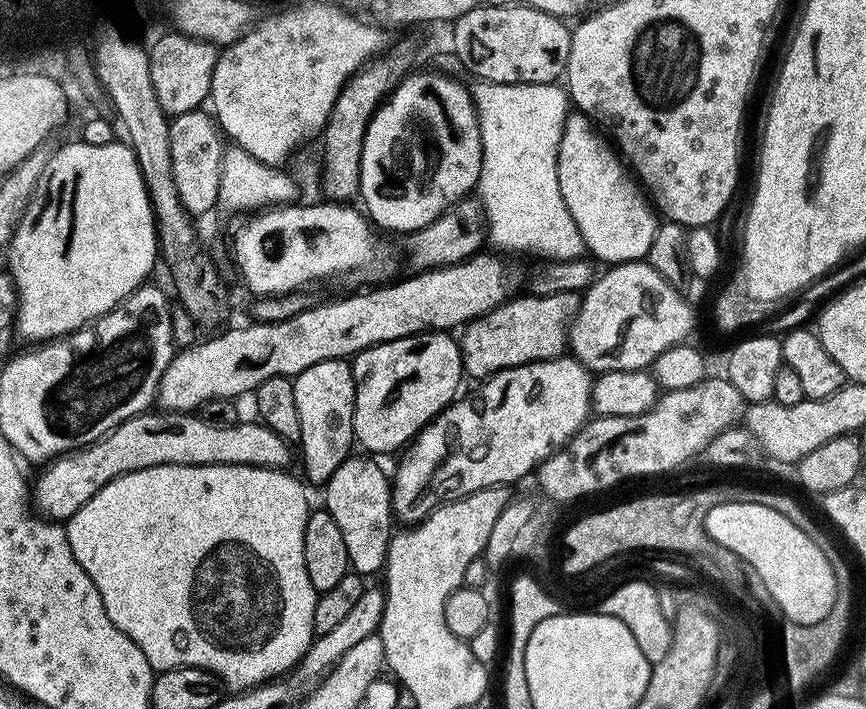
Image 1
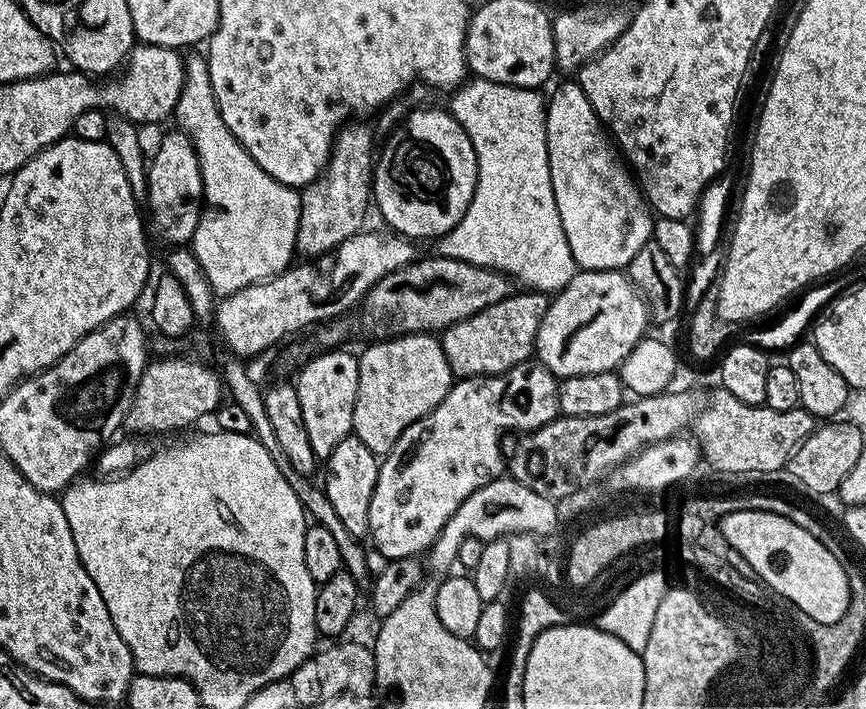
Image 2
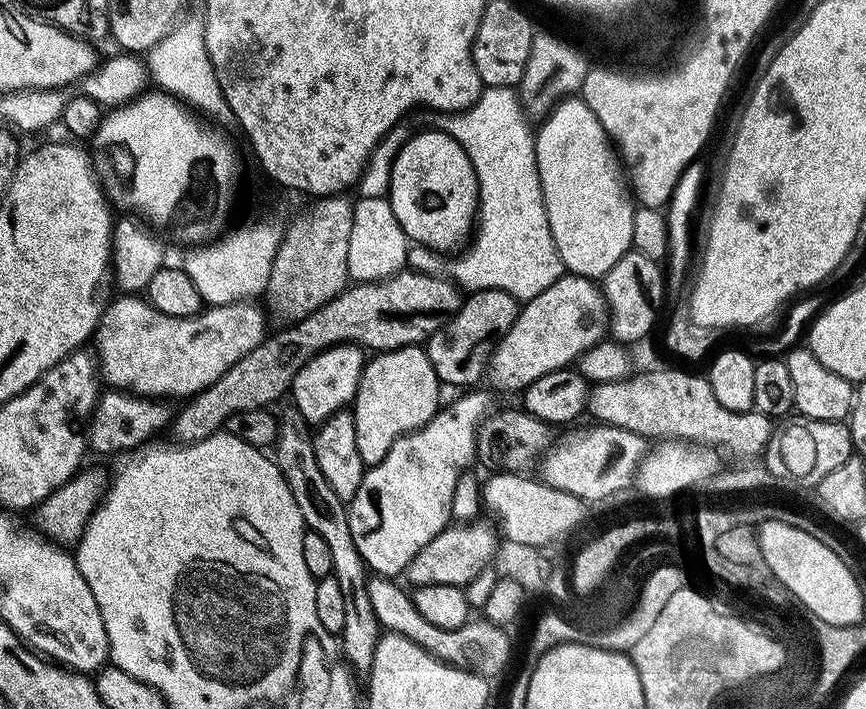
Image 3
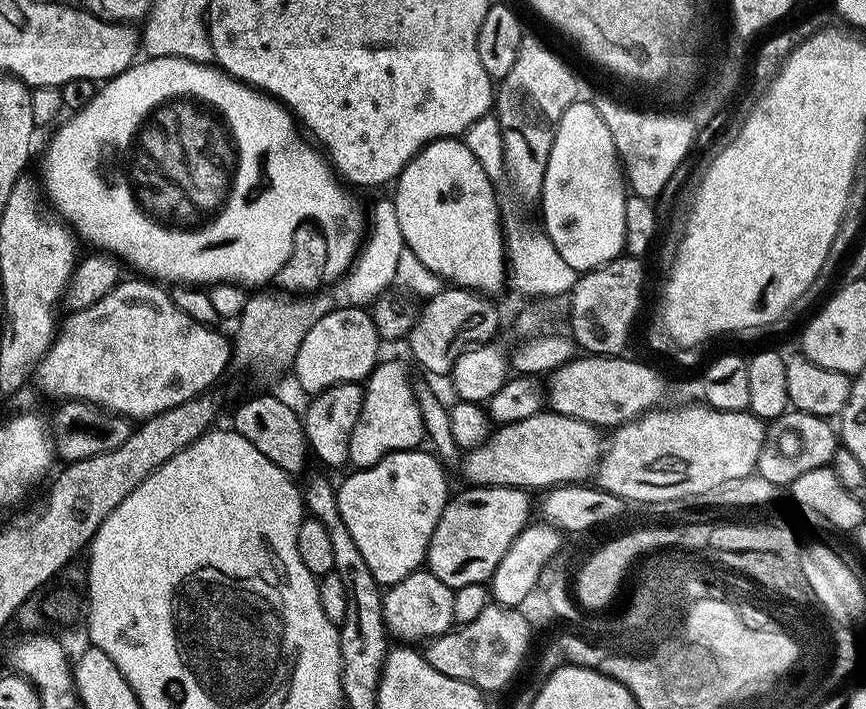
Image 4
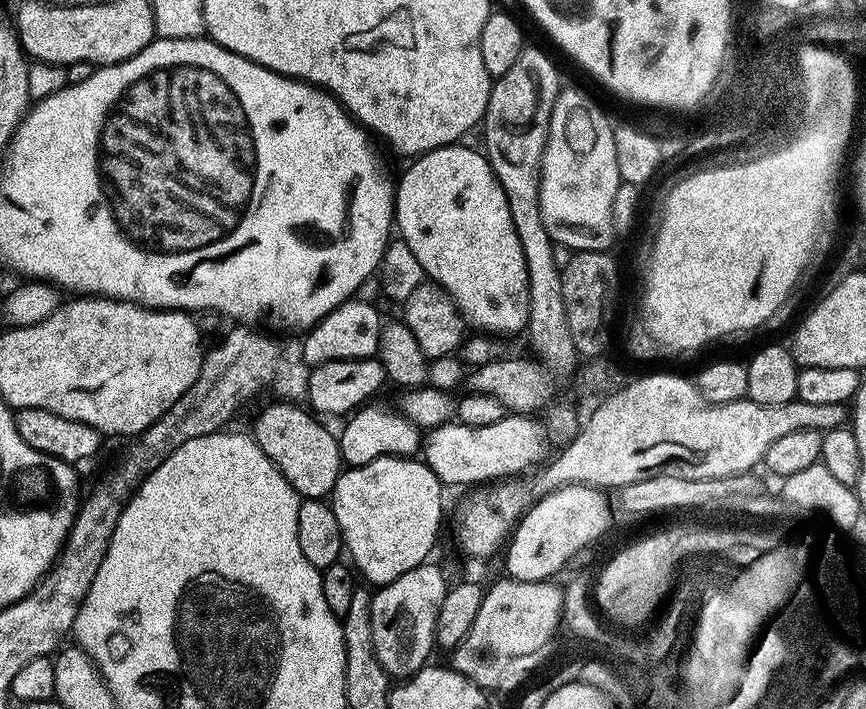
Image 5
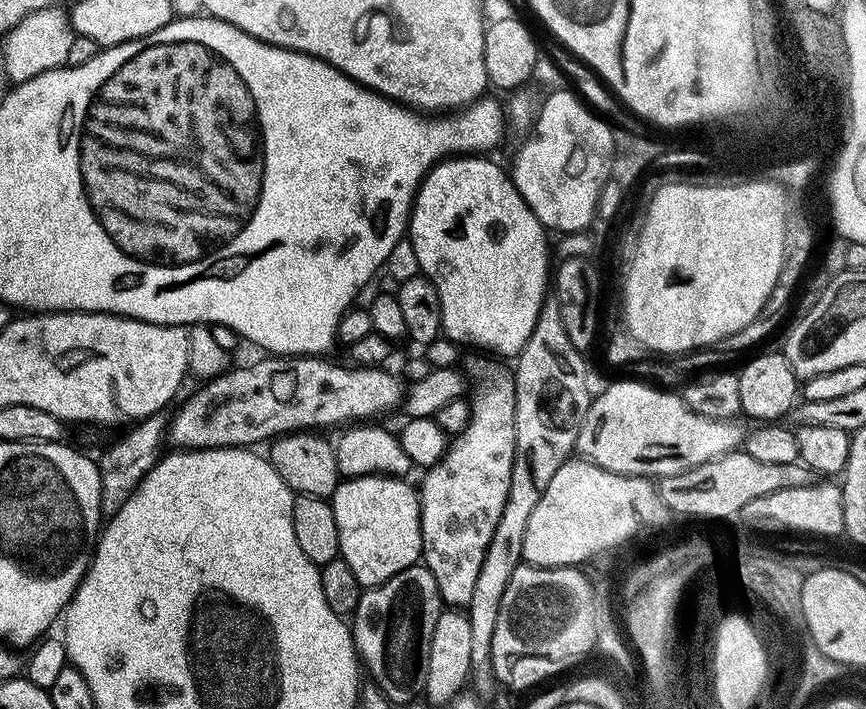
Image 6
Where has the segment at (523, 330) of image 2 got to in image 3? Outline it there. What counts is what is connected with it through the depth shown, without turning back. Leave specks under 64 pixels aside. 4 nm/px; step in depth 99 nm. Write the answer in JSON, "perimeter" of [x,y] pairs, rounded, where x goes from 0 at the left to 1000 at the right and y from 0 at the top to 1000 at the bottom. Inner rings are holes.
{"perimeter":[[[573,406],[544,413],[532,427],[531,439],[492,482],[492,495],[506,536],[514,543],[528,542],[531,550],[553,543],[550,540],[560,529],[570,495],[570,475],[583,474],[589,467],[600,437],[602,430],[595,420]]]}

